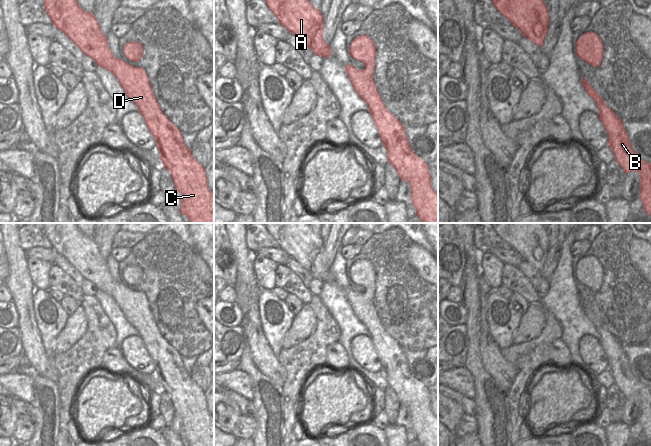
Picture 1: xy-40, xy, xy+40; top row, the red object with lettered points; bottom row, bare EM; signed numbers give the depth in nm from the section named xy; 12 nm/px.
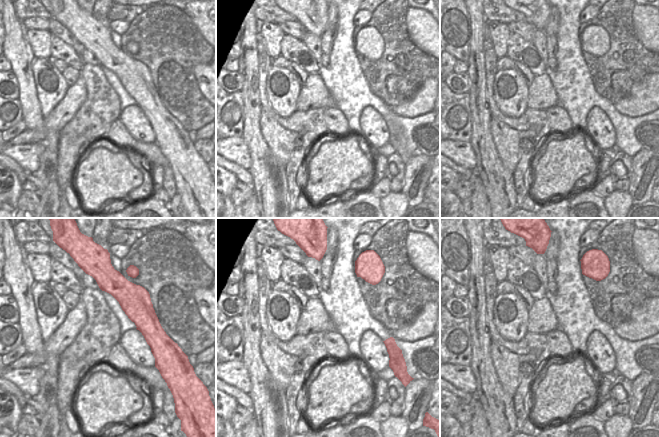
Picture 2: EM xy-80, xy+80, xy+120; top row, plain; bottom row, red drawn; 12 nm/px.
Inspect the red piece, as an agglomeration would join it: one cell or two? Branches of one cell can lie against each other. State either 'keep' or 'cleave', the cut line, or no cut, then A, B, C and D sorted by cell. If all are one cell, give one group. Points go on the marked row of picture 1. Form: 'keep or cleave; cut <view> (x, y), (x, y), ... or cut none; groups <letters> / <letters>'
keep; cut none; groups A B C D

